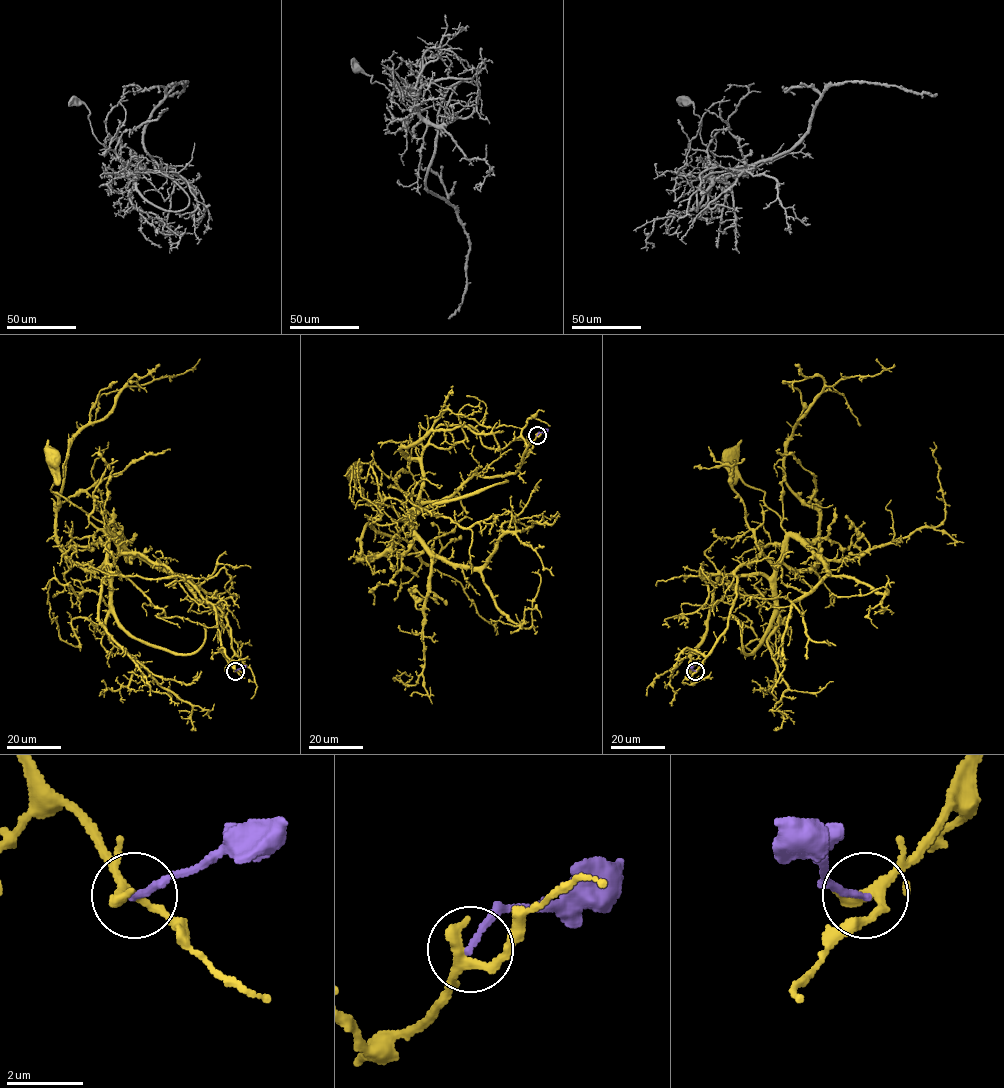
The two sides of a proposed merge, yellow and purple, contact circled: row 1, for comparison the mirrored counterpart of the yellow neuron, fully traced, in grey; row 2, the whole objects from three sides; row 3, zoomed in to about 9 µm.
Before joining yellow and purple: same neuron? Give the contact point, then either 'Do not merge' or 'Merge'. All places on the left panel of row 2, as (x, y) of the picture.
Place: (235, 671). Do not merge

